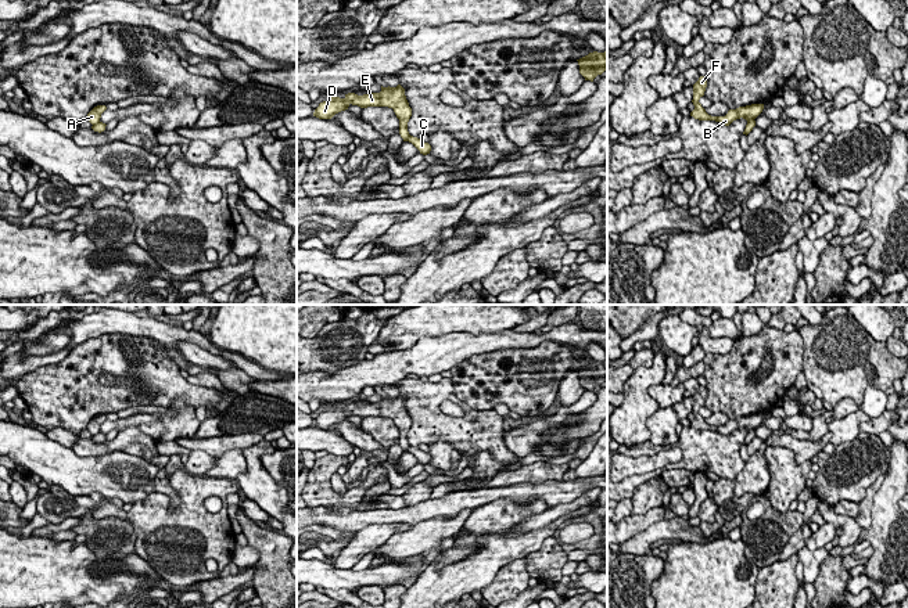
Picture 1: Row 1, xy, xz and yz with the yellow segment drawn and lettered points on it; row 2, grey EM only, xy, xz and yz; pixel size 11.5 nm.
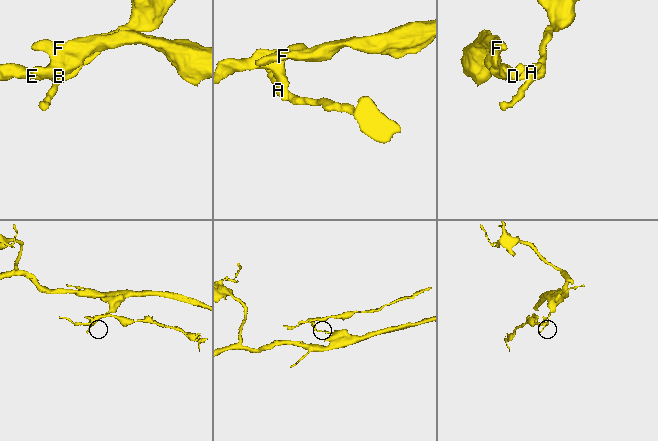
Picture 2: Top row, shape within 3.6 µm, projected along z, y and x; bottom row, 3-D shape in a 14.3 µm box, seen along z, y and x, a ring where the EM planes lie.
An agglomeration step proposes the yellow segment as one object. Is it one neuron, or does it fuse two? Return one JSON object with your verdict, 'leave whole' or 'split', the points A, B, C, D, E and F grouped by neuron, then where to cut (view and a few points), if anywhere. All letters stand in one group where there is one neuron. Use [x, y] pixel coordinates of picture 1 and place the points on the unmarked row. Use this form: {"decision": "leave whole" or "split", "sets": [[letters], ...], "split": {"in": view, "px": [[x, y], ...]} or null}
{"decision": "split", "sets": [["A", "B", "D", "E", "F"], ["C"]], "split": {"in": "xz", "px": [[409, 445], [406, 450]]}}

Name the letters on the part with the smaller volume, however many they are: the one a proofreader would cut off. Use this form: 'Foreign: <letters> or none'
Foreign: A, B, D, E, F

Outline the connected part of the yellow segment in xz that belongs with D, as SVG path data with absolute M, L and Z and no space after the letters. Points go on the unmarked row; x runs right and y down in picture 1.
M398 395L396 397L383 397L380 403L367 403L358 406L355 403L345 404L344 409L330 406L329 411L323 411L315 420L313 427L319 429L331 429L335 424L348 420L349 415L358 415L360 418L367 417L388 417L392 418L399 429L399 445L403 451L408 451L408 432L412 427L412 418L405 406L405 399Z

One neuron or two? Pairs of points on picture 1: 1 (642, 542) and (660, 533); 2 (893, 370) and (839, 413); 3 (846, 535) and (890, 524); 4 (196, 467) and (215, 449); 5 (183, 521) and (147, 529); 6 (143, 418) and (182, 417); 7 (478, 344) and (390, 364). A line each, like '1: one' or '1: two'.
1: one
2: two
3: two
4: two
5: one
6: one
7: one

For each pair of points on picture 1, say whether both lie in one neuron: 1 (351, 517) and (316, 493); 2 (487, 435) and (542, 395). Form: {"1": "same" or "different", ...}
{"1": "different", "2": "different"}

